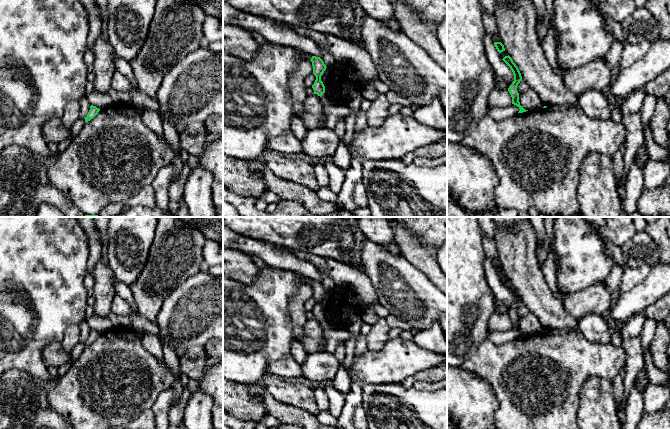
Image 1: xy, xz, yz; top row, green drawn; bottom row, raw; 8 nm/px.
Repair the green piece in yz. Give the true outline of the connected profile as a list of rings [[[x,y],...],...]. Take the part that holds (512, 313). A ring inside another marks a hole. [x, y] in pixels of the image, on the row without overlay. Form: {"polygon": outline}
{"polygon": [[[508,279],[505,280],[502,283],[512,294],[513,299],[514,299],[514,305],[513,307],[509,310],[508,315],[512,321],[512,328],[516,329],[520,334],[518,337],[523,337],[526,336],[528,334],[525,334],[519,326],[519,317],[517,315],[517,310],[520,307],[520,305],[522,304],[522,300],[521,297],[518,293],[518,291],[516,290],[516,288],[513,286],[512,282]]]}

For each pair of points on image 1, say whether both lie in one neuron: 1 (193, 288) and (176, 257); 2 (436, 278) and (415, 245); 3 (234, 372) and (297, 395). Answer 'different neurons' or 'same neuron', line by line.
1: different neurons
2: same neuron
3: different neurons

